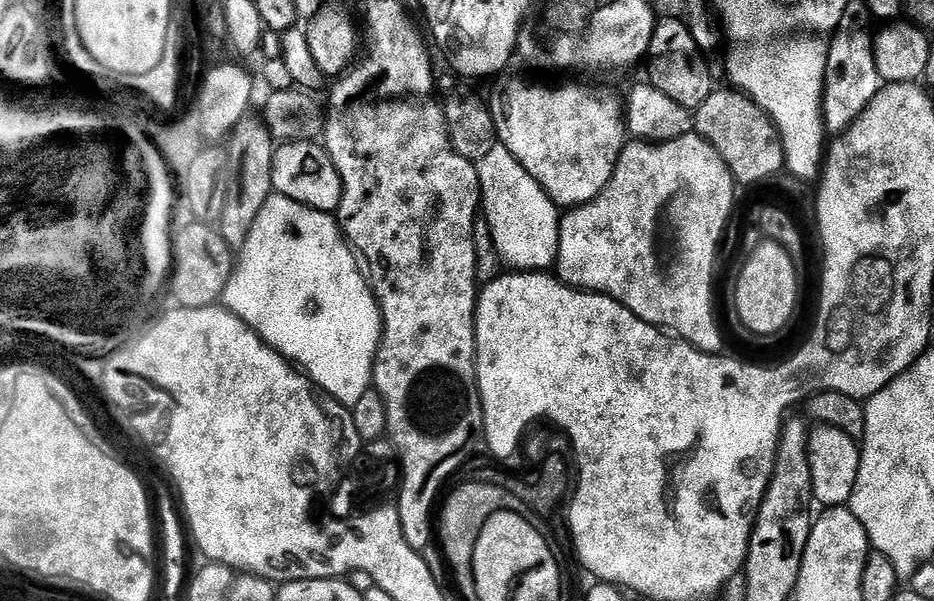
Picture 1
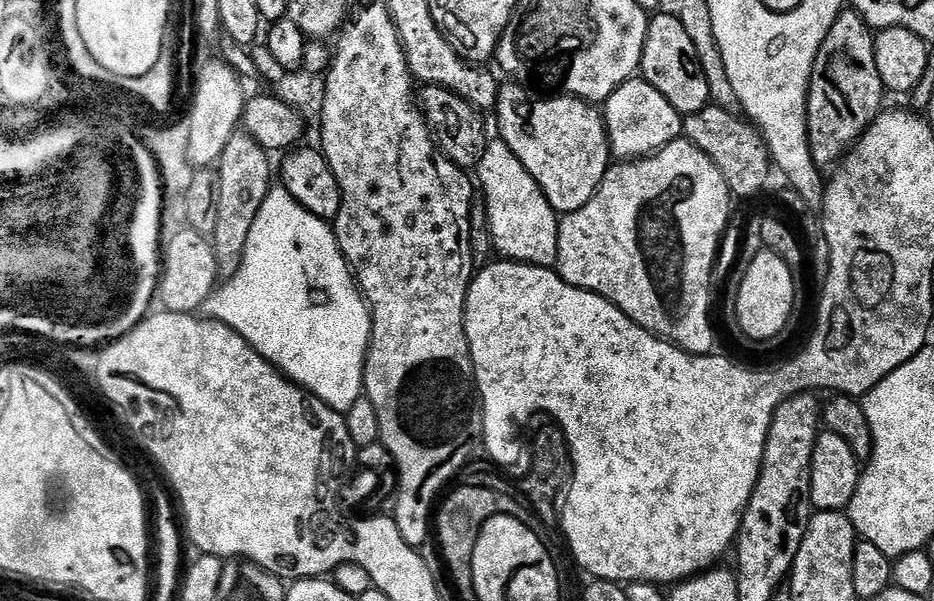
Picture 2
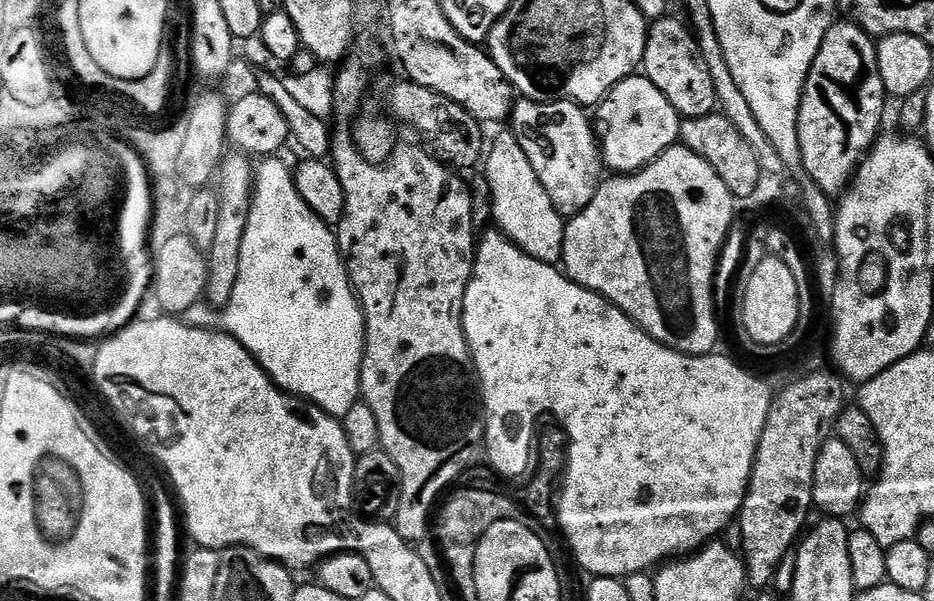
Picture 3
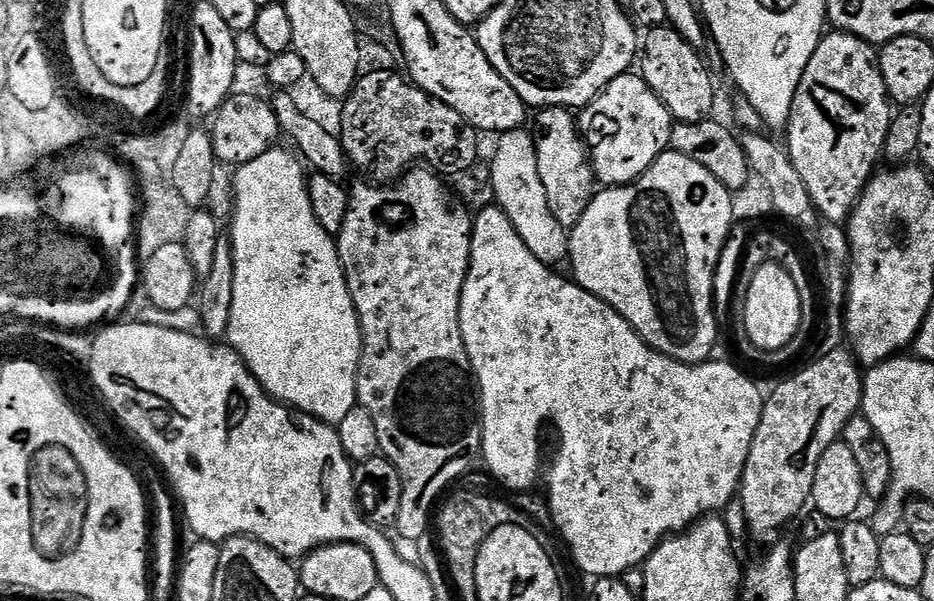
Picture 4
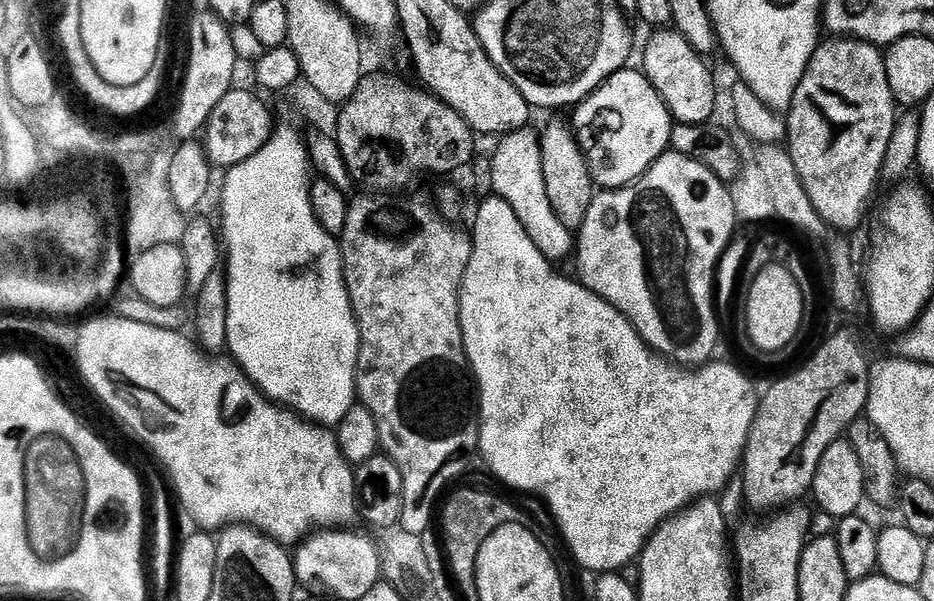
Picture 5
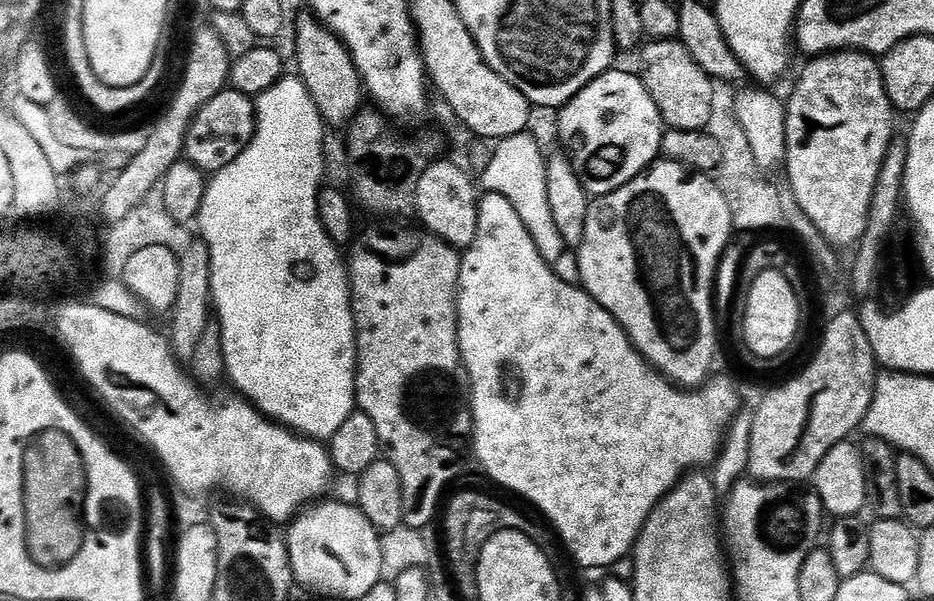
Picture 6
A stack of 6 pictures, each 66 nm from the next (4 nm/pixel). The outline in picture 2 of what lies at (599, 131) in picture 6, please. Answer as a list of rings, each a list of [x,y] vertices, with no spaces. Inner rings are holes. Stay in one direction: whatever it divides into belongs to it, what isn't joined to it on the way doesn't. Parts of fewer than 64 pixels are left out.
[[[642,78],[627,80],[603,105],[604,126],[608,130],[608,147],[613,157],[624,162],[651,157],[681,139],[684,116],[654,86]]]

